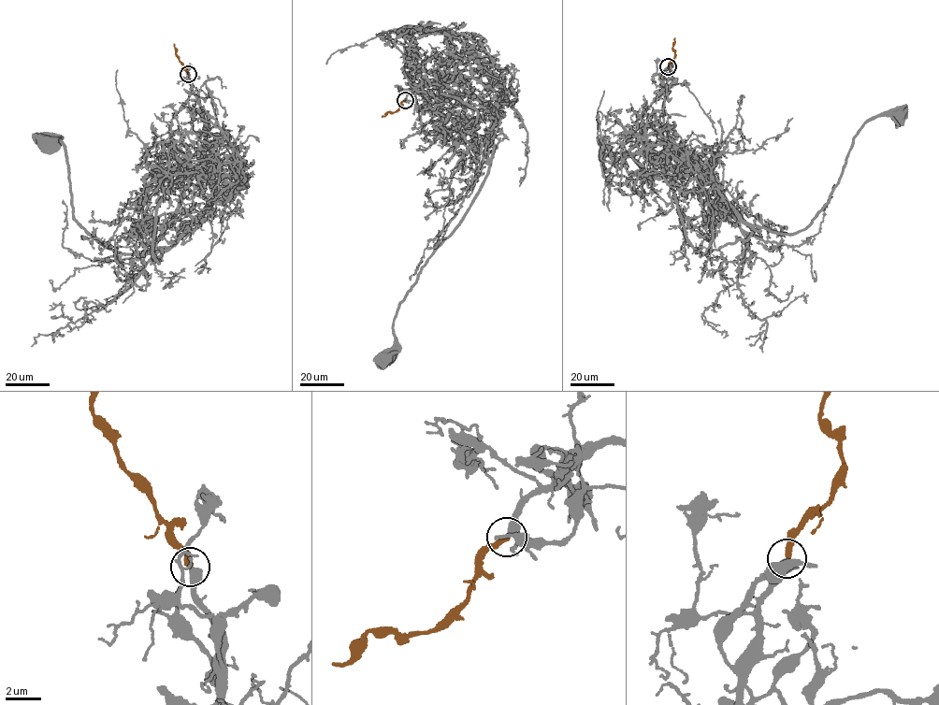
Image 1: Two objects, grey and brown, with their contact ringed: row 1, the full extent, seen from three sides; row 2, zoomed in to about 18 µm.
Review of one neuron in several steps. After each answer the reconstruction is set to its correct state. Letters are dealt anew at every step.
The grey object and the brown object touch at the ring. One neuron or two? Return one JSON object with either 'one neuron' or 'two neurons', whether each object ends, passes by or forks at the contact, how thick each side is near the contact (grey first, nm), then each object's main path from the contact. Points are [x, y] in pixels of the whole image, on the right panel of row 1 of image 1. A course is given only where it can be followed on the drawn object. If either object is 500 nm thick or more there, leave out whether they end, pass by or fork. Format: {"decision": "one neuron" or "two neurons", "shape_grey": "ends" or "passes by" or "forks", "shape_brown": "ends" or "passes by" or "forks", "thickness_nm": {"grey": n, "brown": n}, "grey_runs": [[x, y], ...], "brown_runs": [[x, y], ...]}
{"decision": "one neuron", "shape_grey": "passes by", "shape_brown": "ends", "thickness_nm": {"grey": 360, "brown": 340}, "grey_runs": [[668, 67], [664, 131], [710, 173], [743, 220], [785, 234], [806, 228], [827, 202], [858, 130], [897, 114]], "brown_runs": [[668, 66], [675, 54], [672, 49], [675, 37]]}

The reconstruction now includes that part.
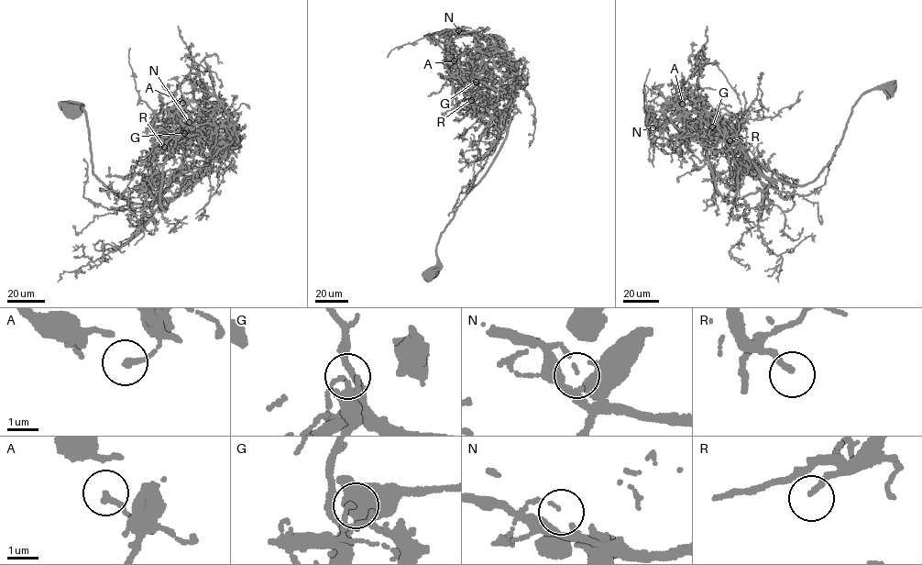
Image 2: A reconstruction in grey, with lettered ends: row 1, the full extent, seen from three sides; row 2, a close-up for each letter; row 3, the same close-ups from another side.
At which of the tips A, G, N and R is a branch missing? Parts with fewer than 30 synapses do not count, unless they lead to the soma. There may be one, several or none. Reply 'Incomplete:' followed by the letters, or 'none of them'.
Incomplete: R

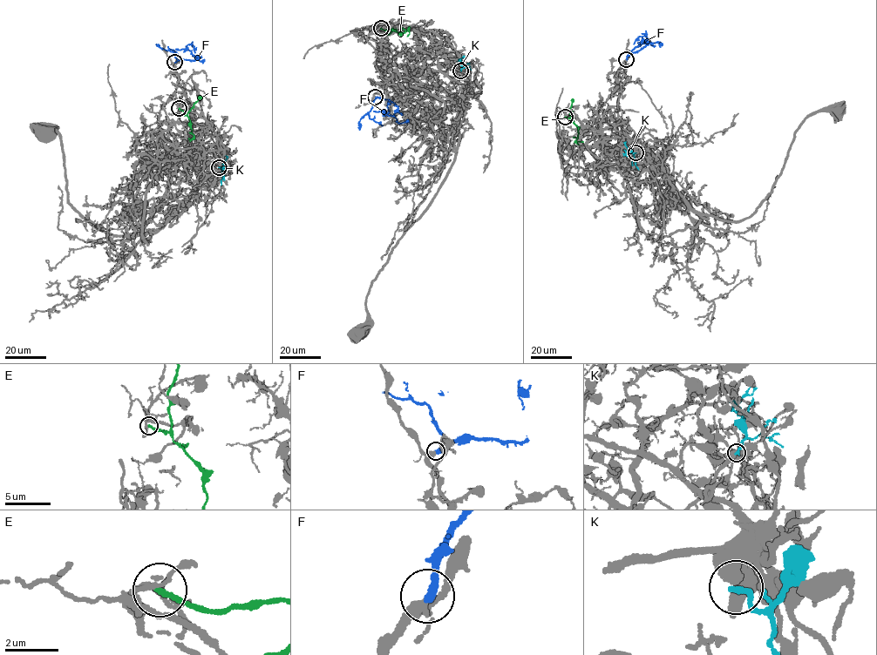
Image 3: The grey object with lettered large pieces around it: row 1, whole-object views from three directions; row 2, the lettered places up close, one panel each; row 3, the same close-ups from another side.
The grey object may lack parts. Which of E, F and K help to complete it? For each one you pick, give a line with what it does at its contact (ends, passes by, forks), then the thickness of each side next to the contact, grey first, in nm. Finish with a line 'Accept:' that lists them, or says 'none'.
F: It ends there. Thickness 320 nm (grey) against 360 nm
Accept: F

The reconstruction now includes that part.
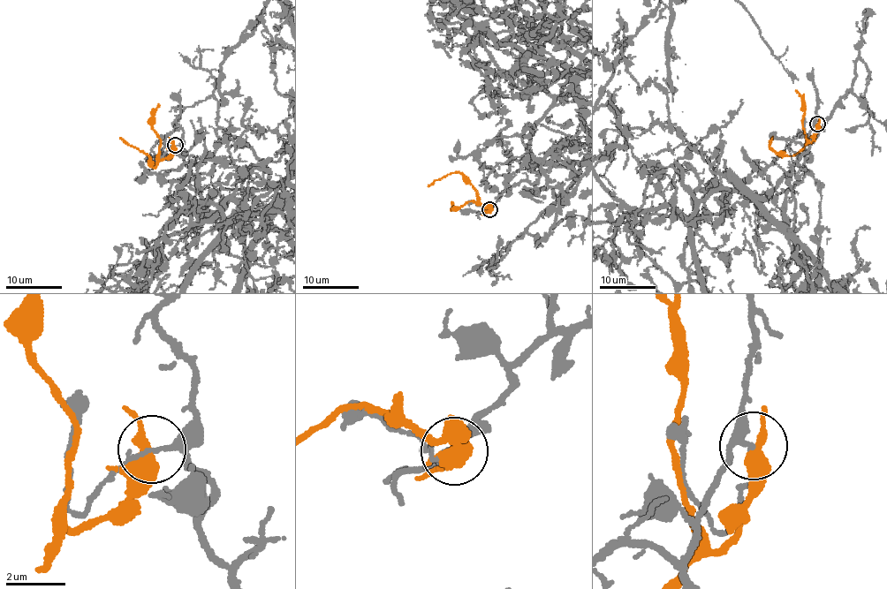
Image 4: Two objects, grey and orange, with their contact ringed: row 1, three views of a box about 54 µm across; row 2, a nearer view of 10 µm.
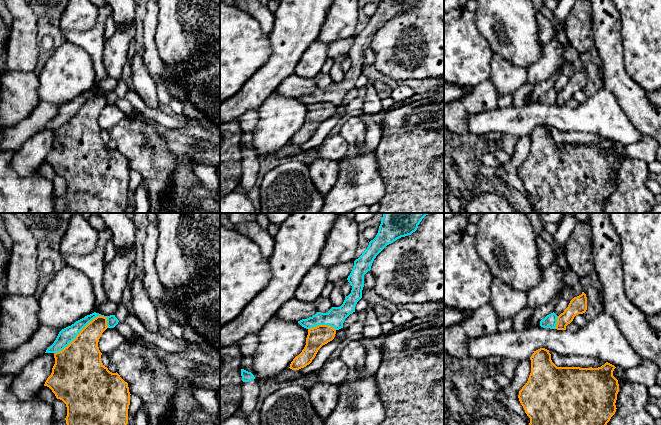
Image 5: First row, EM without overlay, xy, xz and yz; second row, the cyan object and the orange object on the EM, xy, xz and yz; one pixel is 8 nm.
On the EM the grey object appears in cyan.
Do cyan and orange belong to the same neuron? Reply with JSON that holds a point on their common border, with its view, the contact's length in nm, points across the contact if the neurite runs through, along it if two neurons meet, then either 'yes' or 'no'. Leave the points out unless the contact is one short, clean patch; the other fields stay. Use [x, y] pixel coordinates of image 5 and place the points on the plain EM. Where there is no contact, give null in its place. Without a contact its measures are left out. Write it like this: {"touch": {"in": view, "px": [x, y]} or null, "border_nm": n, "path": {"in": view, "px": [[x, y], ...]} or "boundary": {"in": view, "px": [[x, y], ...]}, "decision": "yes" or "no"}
{"touch": {"in": "xy", "px": [80, 106]}, "border_nm": 500, "decision": "no"}

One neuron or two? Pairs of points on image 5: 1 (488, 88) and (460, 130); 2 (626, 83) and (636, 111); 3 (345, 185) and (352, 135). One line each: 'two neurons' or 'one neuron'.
1: one neuron
2: one neuron
3: one neuron

